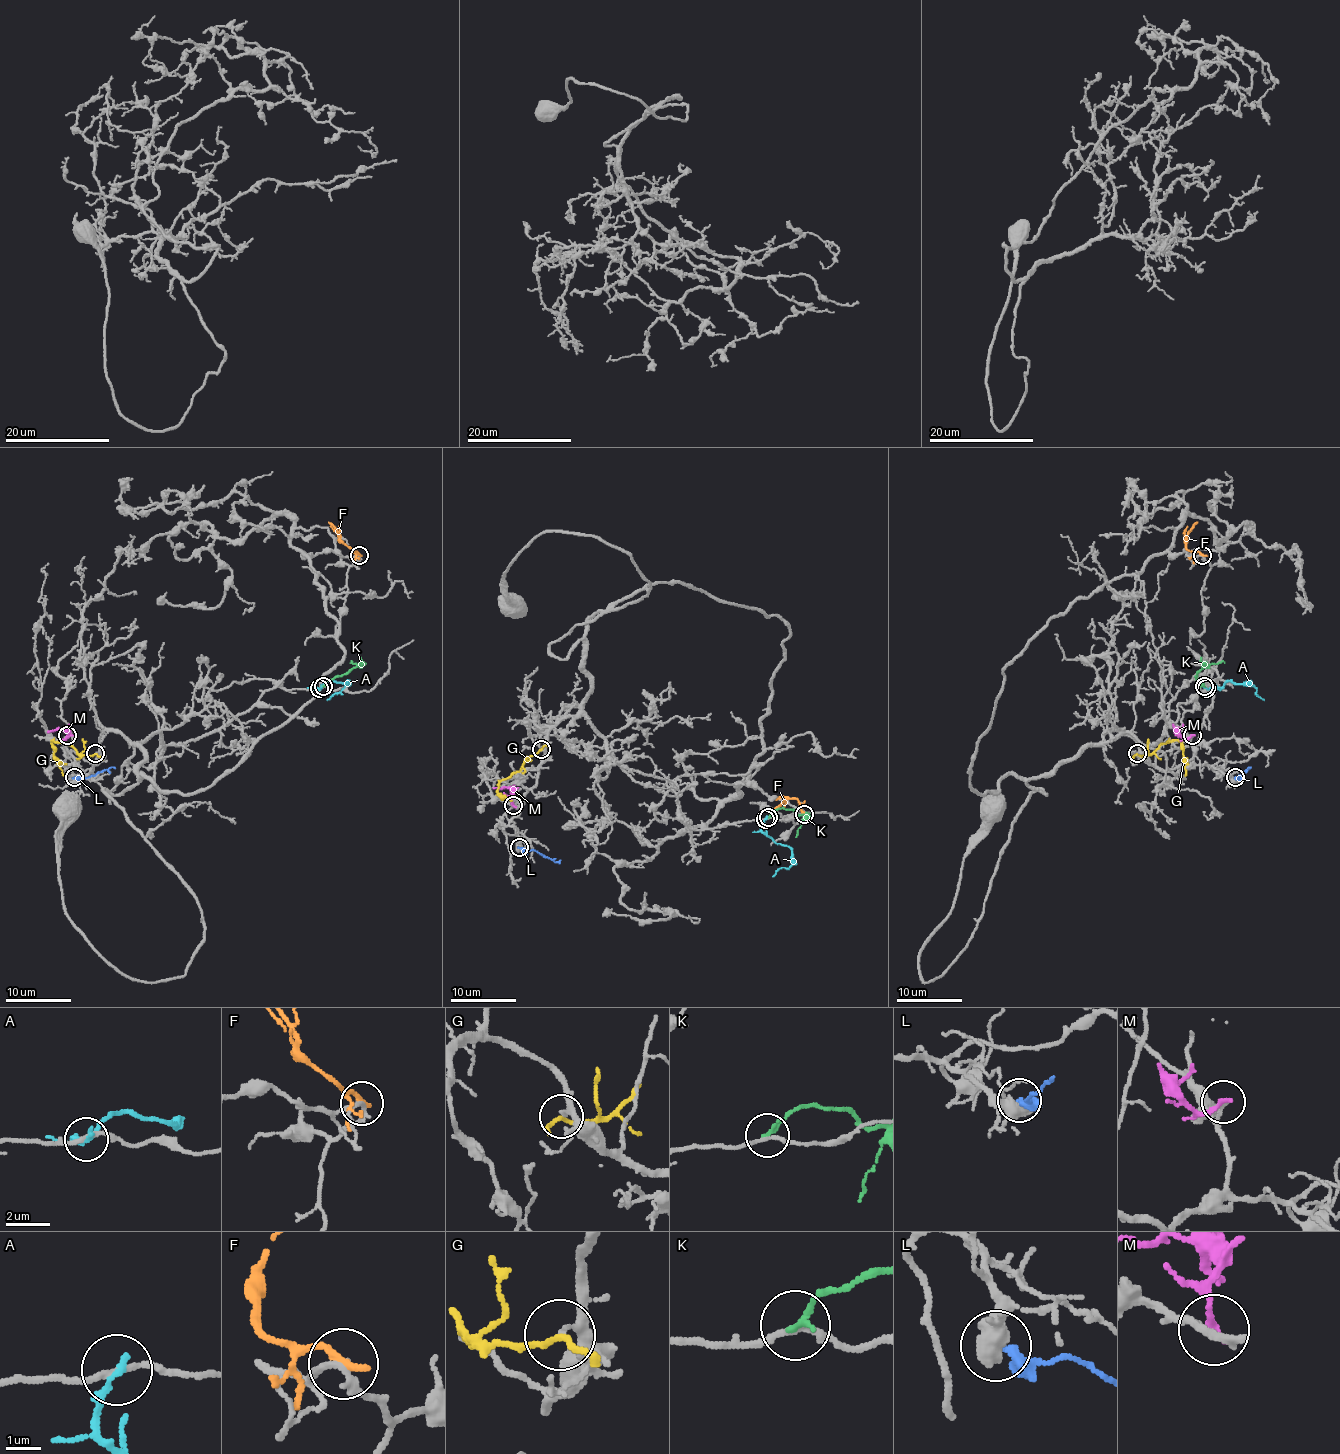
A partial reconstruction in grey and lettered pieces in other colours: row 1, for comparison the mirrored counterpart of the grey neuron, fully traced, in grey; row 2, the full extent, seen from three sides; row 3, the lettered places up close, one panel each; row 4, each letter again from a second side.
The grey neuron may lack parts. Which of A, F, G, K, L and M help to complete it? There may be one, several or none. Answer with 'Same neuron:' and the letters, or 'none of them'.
Same neuron: K

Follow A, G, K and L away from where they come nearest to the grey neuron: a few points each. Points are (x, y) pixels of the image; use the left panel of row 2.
A: (319, 688), (316, 688), (327, 681), (345, 685), (327, 699)
G: (95, 754), (81, 756), (67, 744), (52, 741), (55, 762), (63, 775)
K: (322, 686), (359, 666), (350, 663)
L: (73, 777), (90, 777), (110, 767), (114, 769)

